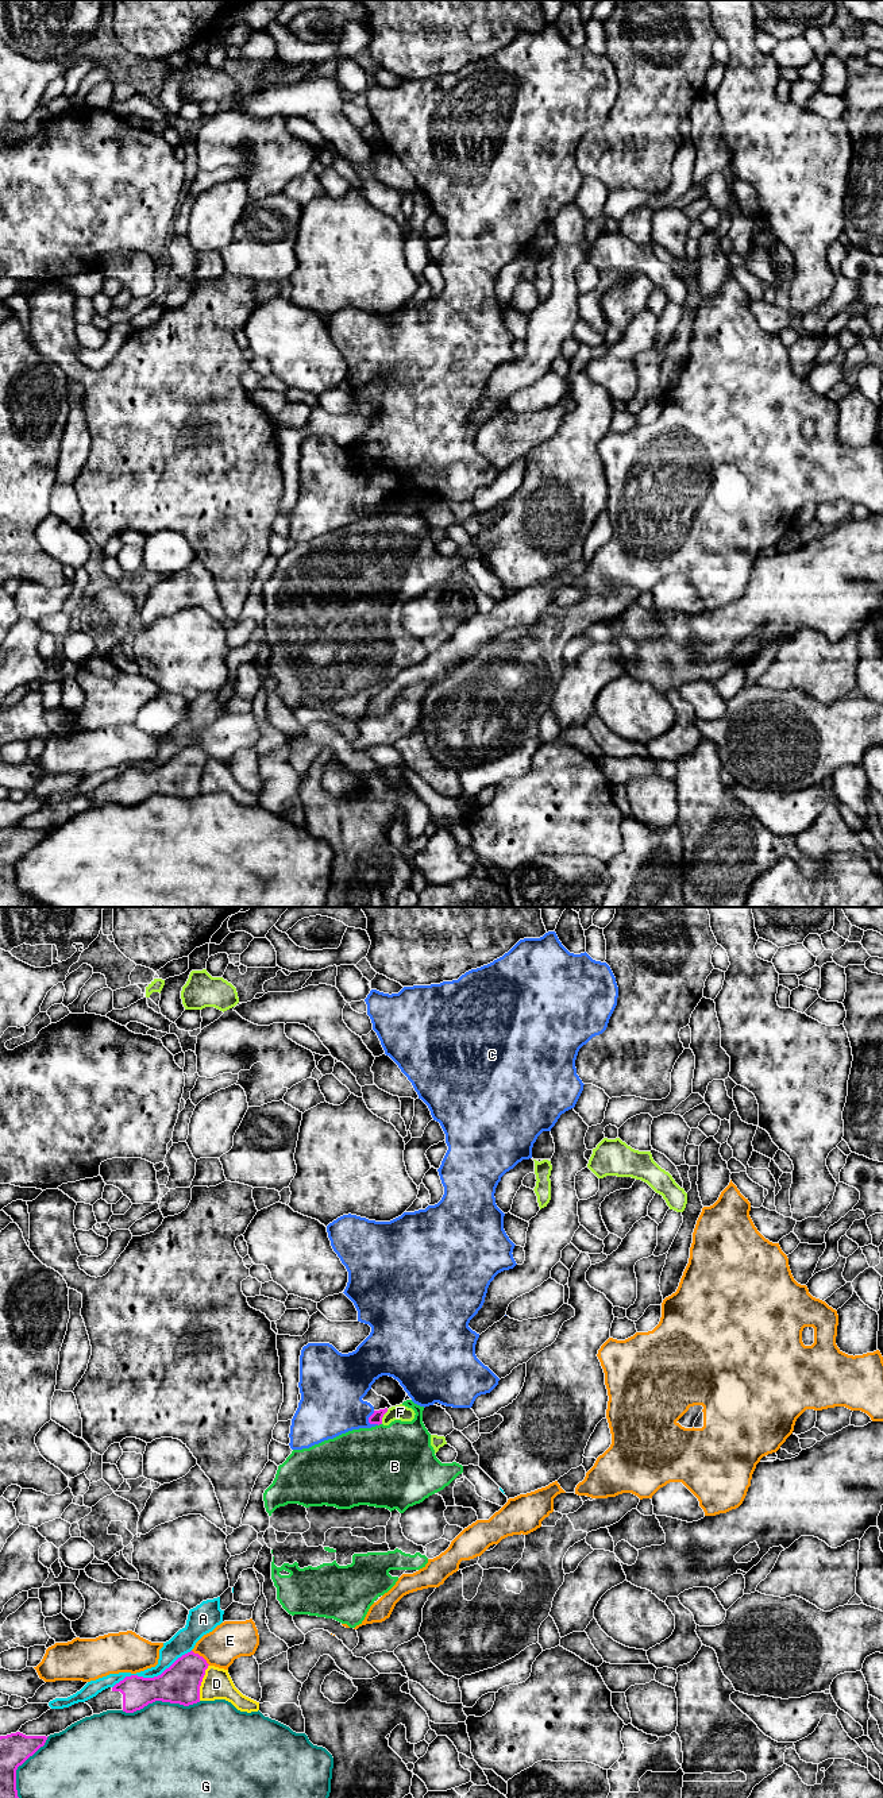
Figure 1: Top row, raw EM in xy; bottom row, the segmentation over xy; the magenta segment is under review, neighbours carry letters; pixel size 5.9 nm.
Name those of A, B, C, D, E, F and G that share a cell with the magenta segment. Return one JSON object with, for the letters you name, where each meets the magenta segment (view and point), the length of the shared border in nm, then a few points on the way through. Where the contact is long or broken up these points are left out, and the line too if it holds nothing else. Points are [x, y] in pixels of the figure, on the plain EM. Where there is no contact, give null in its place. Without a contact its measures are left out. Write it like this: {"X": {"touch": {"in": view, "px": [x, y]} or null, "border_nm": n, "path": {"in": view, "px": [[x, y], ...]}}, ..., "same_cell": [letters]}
{"same_cell": []}

